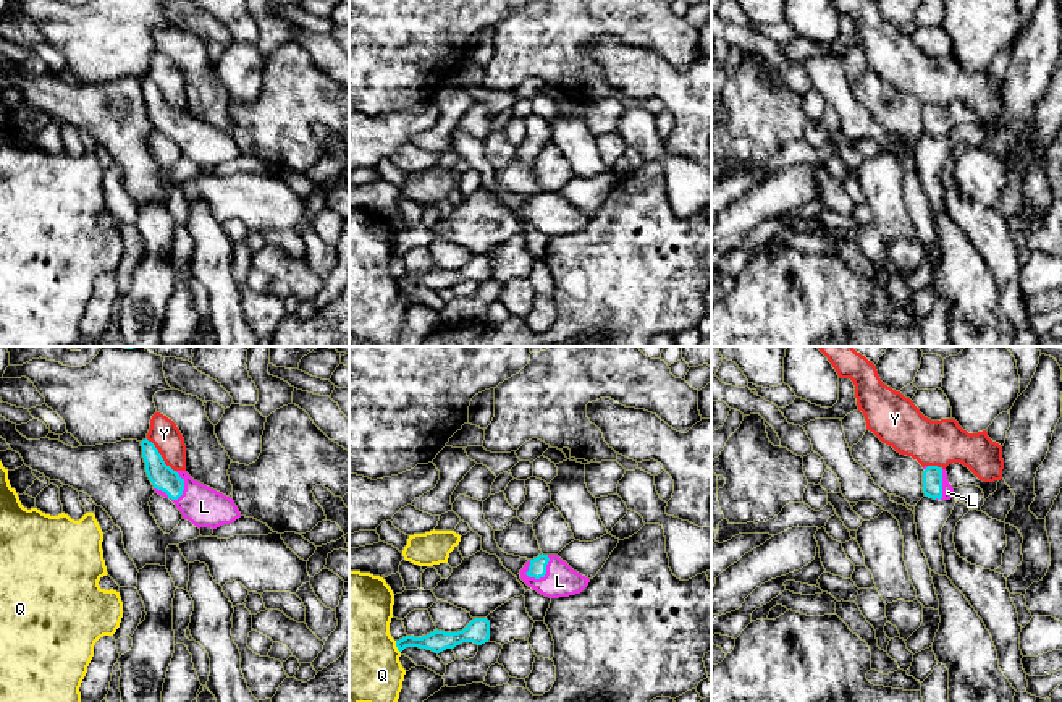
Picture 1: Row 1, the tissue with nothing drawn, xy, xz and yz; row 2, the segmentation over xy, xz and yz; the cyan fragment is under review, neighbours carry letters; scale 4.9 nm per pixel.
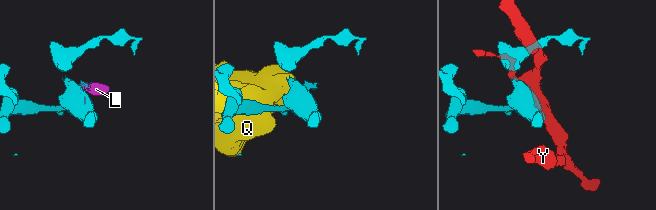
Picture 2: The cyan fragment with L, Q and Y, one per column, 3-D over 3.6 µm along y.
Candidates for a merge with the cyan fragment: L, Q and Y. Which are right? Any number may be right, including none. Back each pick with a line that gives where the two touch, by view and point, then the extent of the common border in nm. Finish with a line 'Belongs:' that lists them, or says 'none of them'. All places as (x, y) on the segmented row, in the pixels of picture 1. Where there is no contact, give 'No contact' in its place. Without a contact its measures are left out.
L: Touches cyan at xy (175, 499). Shared border 170 nm
Belongs: L

